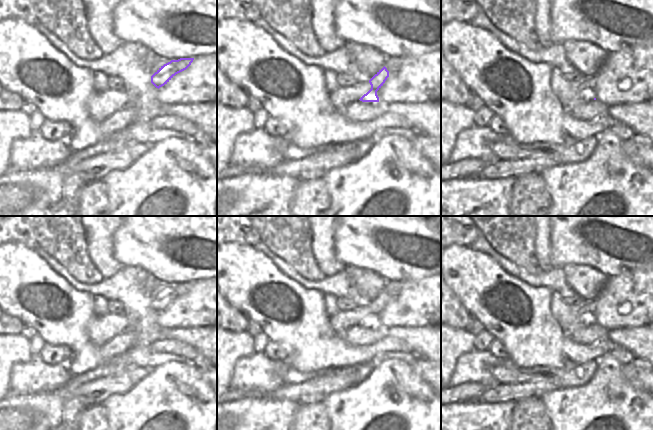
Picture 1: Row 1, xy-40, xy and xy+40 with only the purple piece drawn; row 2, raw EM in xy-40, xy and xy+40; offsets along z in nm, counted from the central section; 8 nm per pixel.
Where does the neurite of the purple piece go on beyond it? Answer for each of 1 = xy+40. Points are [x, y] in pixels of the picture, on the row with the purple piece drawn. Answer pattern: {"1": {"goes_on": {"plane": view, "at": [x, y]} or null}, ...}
{"1": {"goes_on": null}}

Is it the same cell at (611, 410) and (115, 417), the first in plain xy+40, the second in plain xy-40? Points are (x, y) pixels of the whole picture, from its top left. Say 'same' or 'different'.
same

